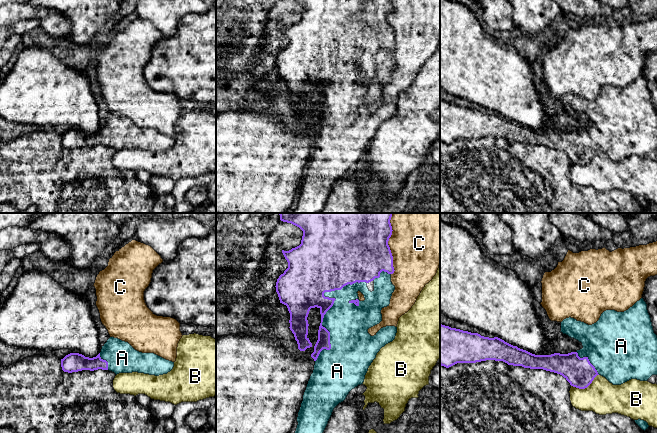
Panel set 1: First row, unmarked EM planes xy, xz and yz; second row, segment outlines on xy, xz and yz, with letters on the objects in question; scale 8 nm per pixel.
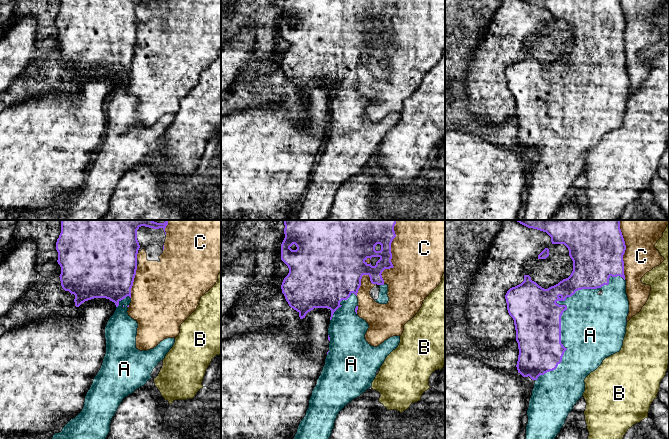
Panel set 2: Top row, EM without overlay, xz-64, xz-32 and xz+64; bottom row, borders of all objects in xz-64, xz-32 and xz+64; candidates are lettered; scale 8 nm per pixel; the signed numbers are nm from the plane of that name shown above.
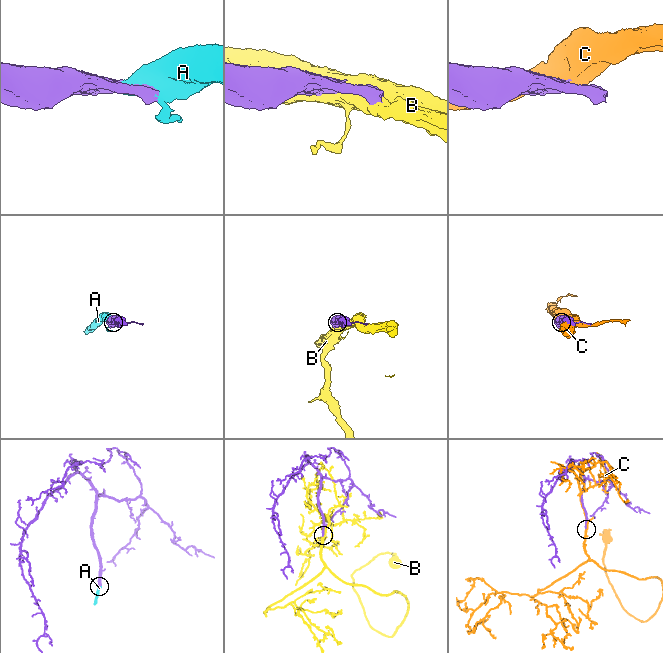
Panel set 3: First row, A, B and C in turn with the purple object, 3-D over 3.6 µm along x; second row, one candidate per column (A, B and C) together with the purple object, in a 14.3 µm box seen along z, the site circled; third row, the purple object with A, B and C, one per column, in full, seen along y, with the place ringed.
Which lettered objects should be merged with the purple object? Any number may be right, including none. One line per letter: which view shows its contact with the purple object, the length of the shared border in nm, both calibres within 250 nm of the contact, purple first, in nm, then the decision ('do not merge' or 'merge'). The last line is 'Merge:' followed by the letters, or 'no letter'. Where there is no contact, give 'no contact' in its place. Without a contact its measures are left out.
A: meets purple in xz; contact 750 nm long; 300 nm thick on the purple side, 320 nm on the other; merge
B: meets purple in yz; contact 240 nm long; 240 nm thick on the purple side, 280 nm on the other; do not merge
C: meets purple in xz; contact 500 nm long; 500 nm thick on the purple side, 460 nm on the other; do not merge
Merge: A

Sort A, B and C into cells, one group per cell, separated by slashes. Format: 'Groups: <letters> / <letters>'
Groups: A / B / C

